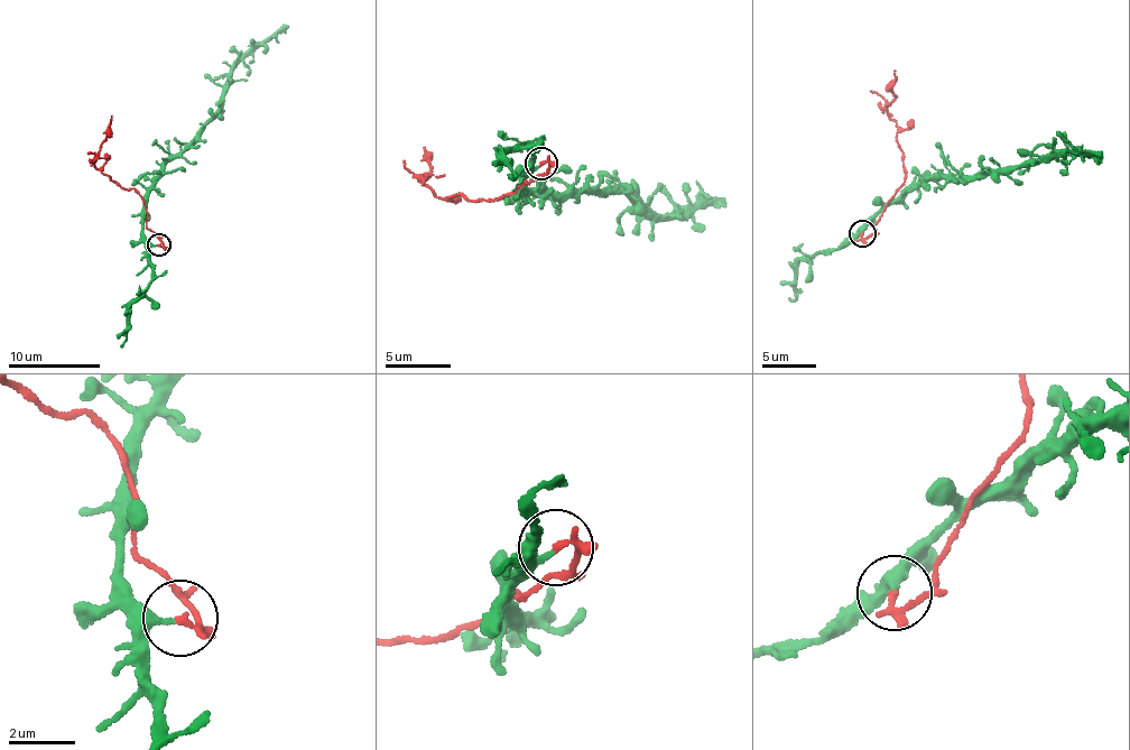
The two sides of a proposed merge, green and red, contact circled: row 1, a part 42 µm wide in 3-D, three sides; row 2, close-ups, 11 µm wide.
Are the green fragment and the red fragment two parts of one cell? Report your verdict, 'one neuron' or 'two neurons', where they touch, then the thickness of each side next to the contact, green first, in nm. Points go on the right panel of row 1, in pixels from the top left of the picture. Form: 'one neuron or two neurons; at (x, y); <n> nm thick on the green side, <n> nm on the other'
two neurons; at (862, 233); 240 nm thick on the green side, 170 nm on the other

